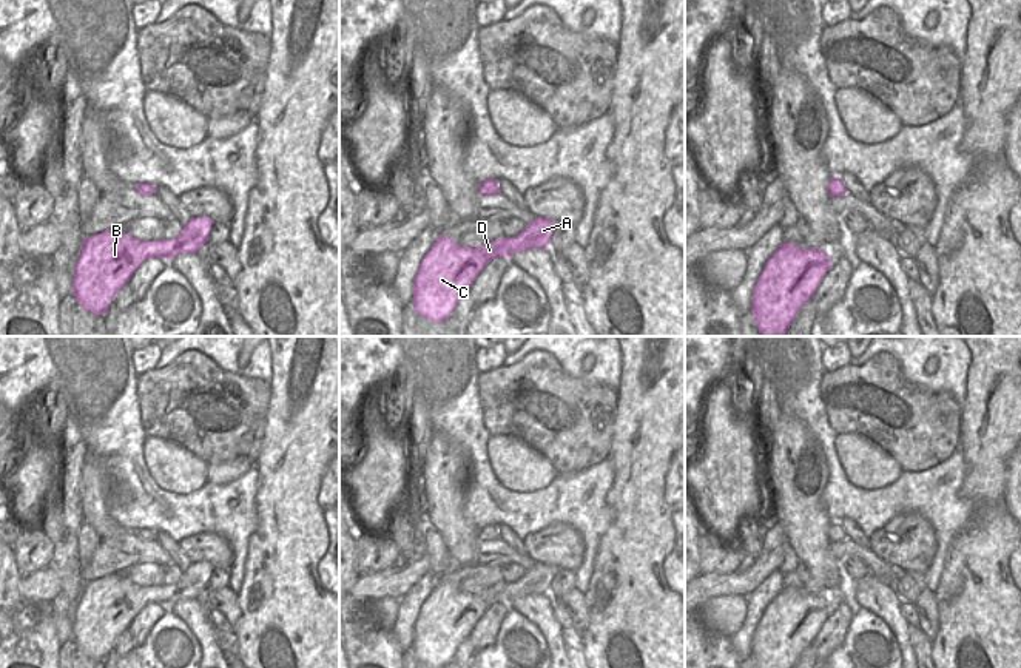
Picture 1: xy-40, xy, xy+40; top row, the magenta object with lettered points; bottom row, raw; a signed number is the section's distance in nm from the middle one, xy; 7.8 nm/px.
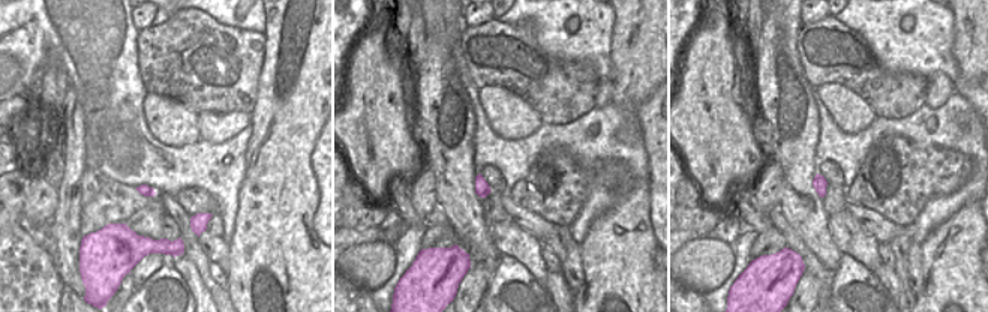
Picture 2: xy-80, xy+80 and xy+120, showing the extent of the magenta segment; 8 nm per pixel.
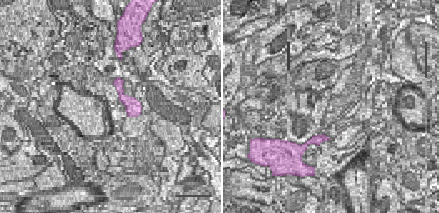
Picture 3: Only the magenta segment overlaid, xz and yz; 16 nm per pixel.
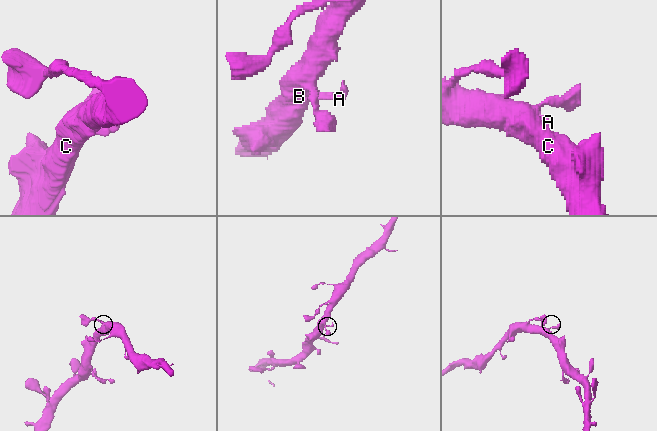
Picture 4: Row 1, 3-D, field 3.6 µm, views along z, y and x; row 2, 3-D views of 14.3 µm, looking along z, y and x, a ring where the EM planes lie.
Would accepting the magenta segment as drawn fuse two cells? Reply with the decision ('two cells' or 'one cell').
one cell

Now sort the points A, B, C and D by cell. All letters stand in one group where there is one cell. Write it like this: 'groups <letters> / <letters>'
groups A B C D

